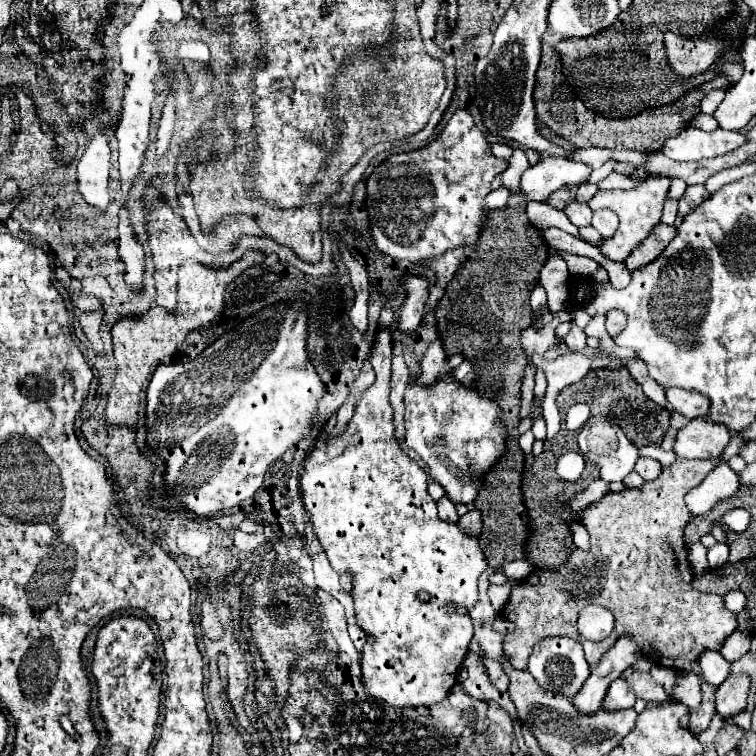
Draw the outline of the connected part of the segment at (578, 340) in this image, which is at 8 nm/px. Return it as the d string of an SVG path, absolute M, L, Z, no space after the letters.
M570 321L570 323L572 323L572 329L570 329L570 333L564 337L564 341L566 341L566 345L568 345L572 351L580 351L580 349L586 347L586 335L584 335L582 329L578 329L578 325L576 325L574 321Z

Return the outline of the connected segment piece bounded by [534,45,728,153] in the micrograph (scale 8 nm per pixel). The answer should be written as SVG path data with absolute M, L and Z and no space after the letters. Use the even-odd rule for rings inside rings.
M546 45L542 51L542 61L536 73L536 89L534 89L534 103L538 111L538 129L544 125L560 139L566 139L572 147L608 147L608 149L632 149L640 153L652 153L660 151L664 141L670 137L676 137L680 131L684 131L690 125L690 119L700 113L700 101L704 95L712 89L726 89L728 79L724 75L718 75L718 79L712 79L708 83L702 83L700 87L690 89L674 103L662 105L658 109L640 111L638 115L632 115L632 119L612 119L612 115L600 115L600 111L588 111L580 99L572 93L570 87L564 85L562 75L562 61L560 55L554 51L554 47ZM646 113L646 115L644 115ZM614 143L614 145L612 145Z

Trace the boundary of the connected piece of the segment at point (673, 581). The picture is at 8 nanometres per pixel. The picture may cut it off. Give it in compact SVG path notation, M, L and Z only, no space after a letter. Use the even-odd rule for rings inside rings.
M678 457L672 465L662 467L662 473L654 481L646 481L640 489L624 489L620 493L606 493L600 501L592 503L586 511L580 513L580 523L590 533L590 551L572 551L568 561L562 567L556 567L554 571L548 569L534 569L526 579L522 579L518 585L512 587L510 599L506 601L502 615L514 623L514 631L504 637L504 653L508 655L510 663L516 669L526 669L528 657L532 653L532 647L546 639L546 637L570 637L582 643L586 661L590 667L596 667L600 663L604 651L616 643L620 637L630 637L644 659L656 665L672 667L672 669L684 669L694 671L700 675L698 669L698 657L708 651L720 651L724 641L736 631L736 615L726 609L724 599L720 595L706 595L696 589L692 589L692 569L686 559L686 545L682 537L684 525L692 519L692 515L686 509L684 495L688 489L702 483L702 479L720 465L722 459L682 459ZM586 605L602 605L610 609L616 617L616 627L610 637L592 643L586 641L578 629L576 619L578 613Z

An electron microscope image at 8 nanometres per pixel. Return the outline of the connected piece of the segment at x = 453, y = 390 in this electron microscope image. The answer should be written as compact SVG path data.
M454 371L442 373L432 385L420 385L416 377L410 379L404 405L406 405L406 445L414 449L428 465L430 477L444 487L448 499L452 503L470 505L478 497L480 483L492 465L504 455L506 451L506 427L502 423L500 405L494 399L484 397L474 385L464 385L454 379Z

